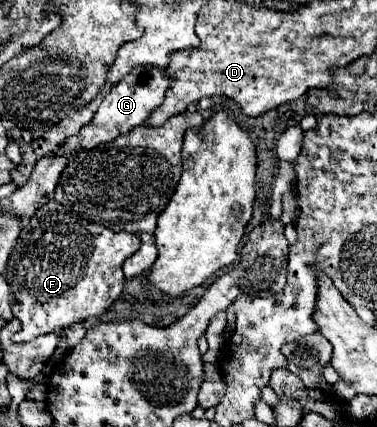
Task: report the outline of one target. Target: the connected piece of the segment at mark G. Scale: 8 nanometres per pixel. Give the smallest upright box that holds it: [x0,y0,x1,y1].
[54,66,170,156]

